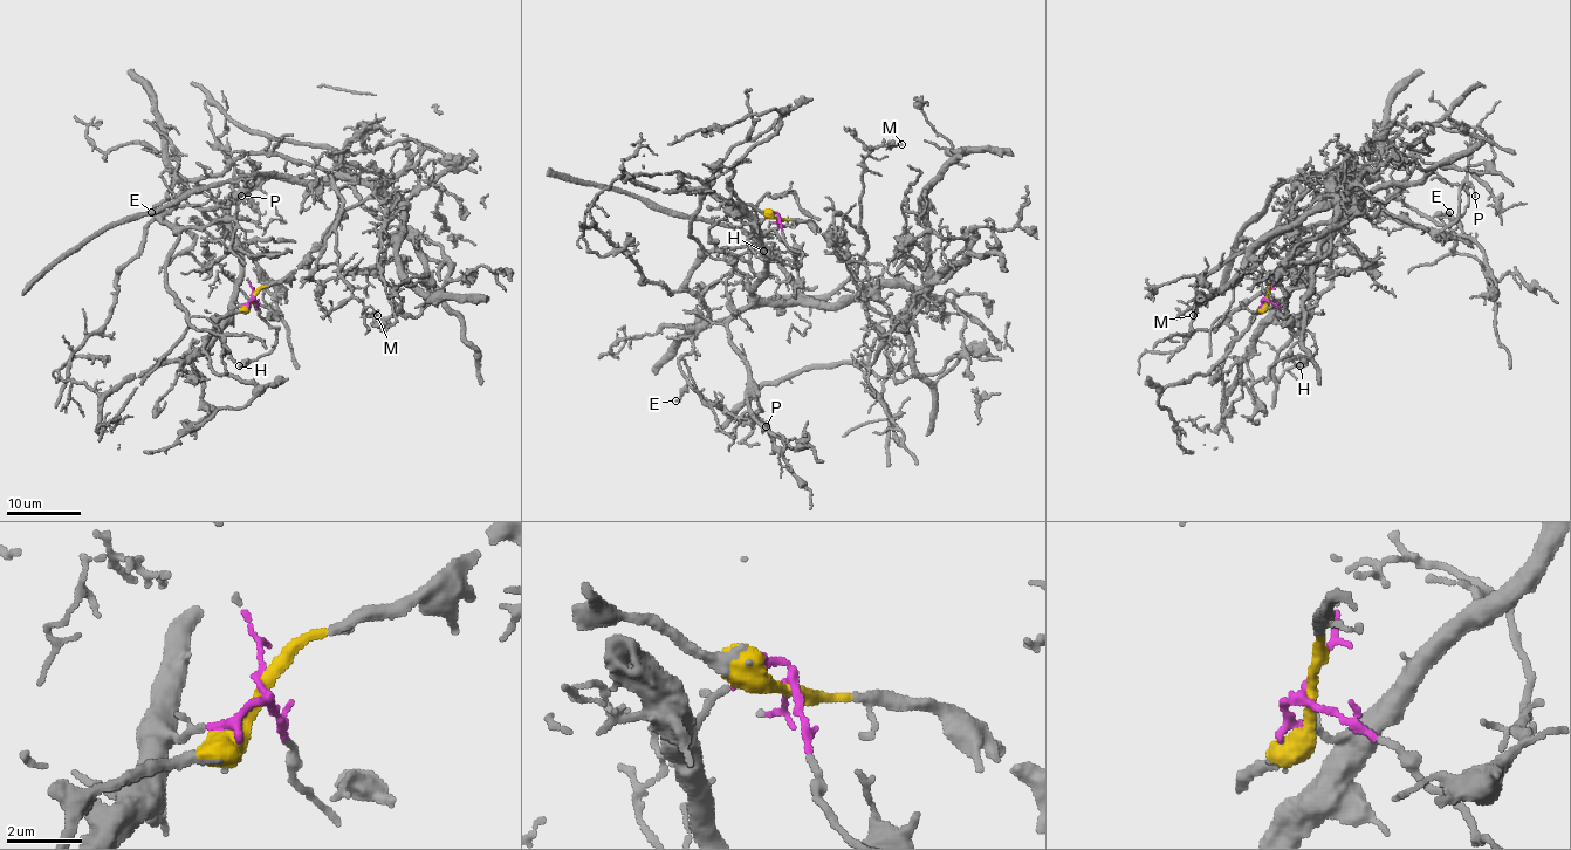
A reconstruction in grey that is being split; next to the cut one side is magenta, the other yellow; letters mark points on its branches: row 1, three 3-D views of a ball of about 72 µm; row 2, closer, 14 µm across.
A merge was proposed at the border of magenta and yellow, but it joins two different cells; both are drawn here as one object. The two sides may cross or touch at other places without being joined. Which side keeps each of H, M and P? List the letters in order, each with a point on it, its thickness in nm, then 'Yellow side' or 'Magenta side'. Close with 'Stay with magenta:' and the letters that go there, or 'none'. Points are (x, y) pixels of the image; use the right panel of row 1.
H: Place: (1299, 365). Thickness 420 nm. Magenta side
M: Place: (1193, 315). Thickness 150 nm. Yellow side
P: Place: (1475, 196). Thickness 110 nm. Magenta side
Stay with magenta: H, P

